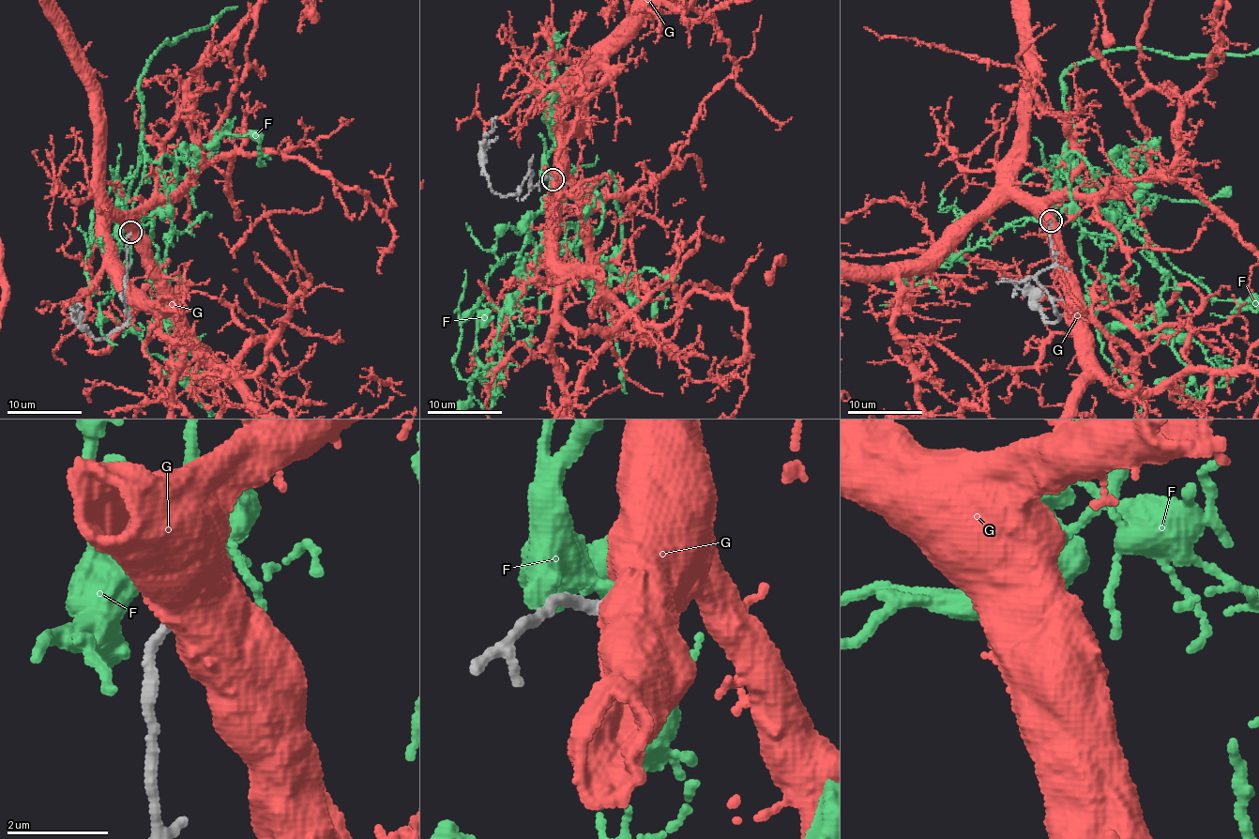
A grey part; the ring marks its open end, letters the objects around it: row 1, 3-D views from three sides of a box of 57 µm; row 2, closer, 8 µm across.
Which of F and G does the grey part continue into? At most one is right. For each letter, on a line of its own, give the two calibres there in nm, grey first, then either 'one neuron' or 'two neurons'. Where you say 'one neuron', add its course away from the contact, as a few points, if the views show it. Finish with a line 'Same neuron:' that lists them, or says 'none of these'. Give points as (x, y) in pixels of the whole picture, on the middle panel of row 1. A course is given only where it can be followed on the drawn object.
F: 200 nm thick on the grey side, 200 nm on the other; one neuron
G: 200 nm thick on the grey side, 750 nm on the other; two neurons
Same neuron: F

